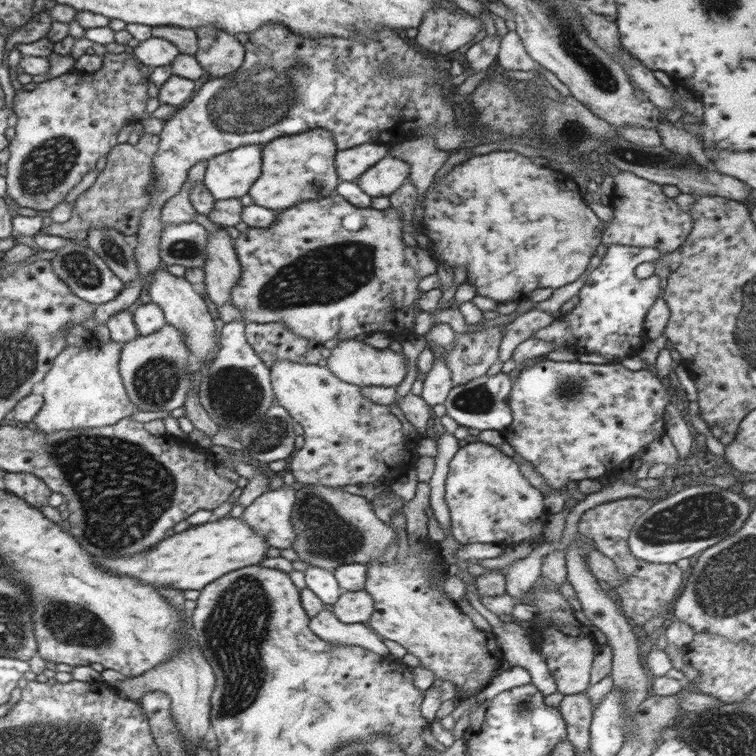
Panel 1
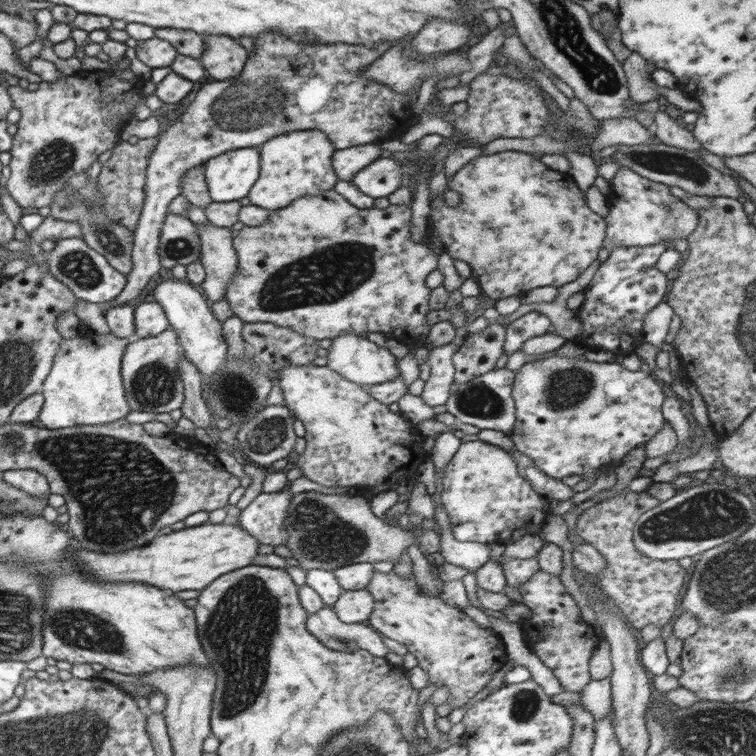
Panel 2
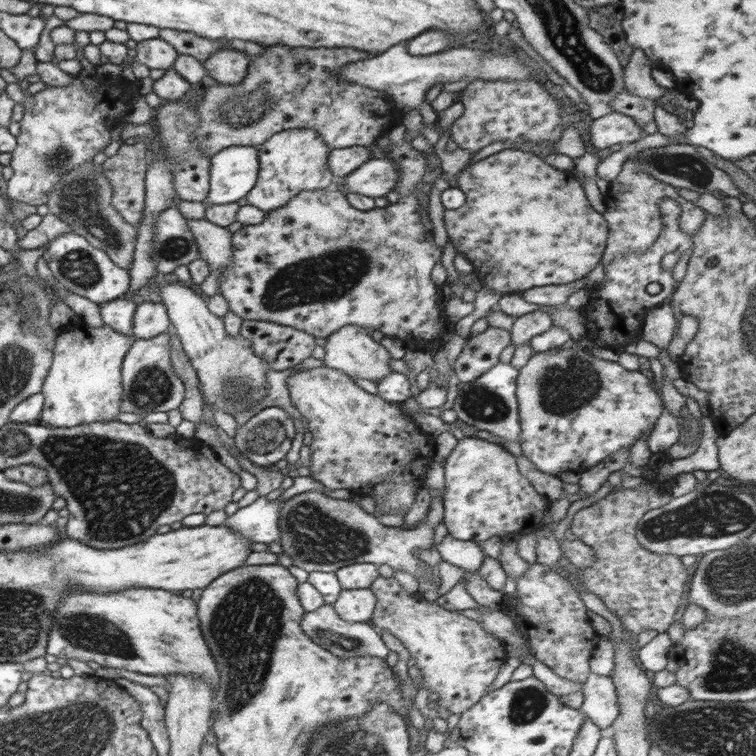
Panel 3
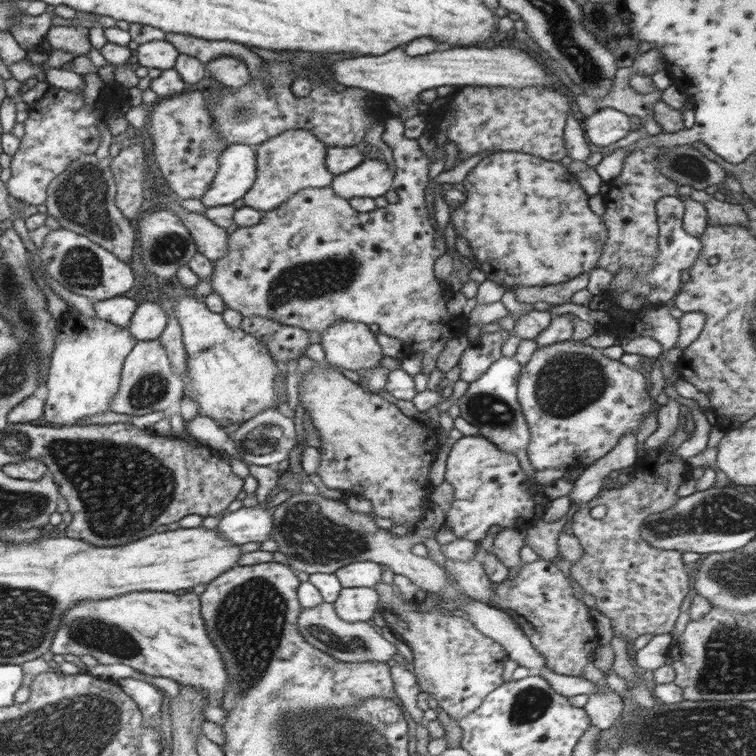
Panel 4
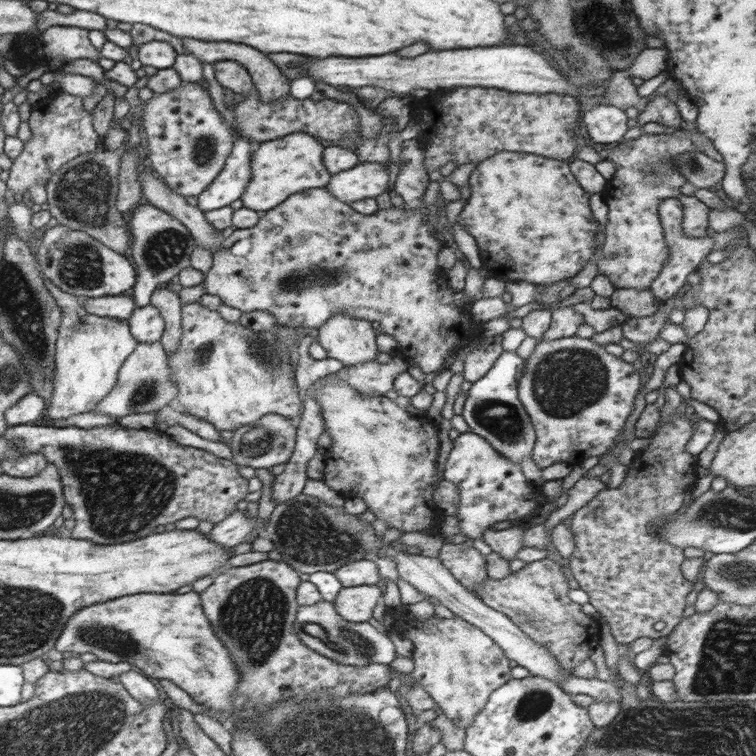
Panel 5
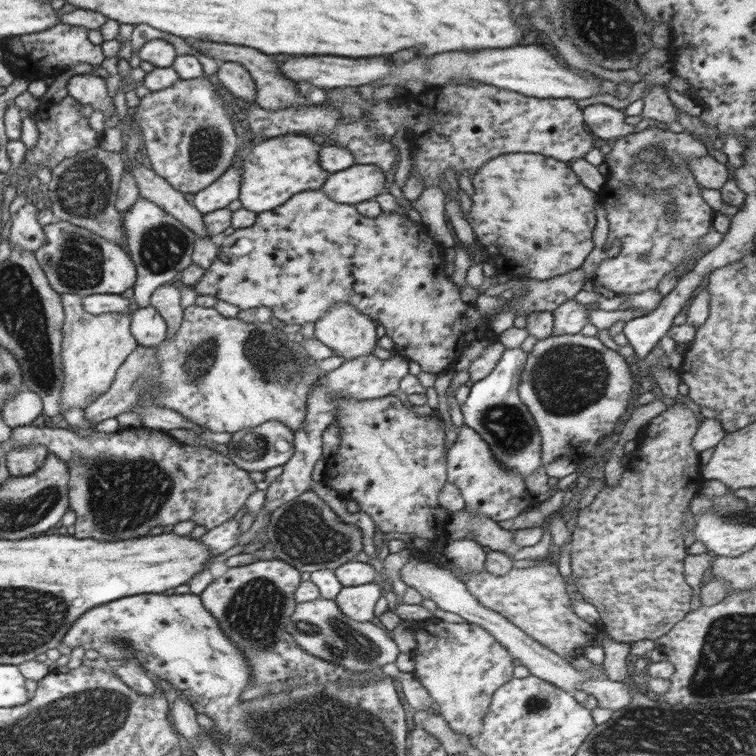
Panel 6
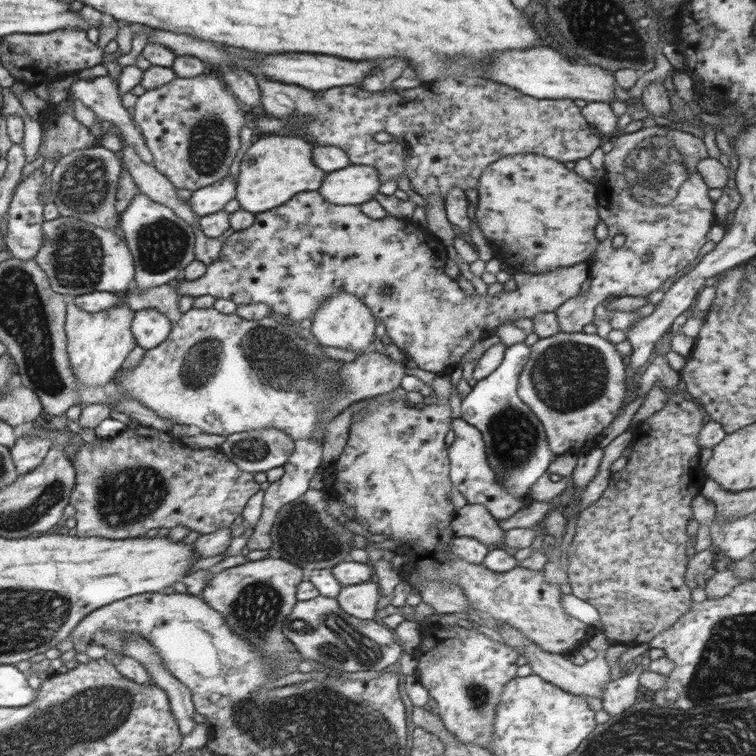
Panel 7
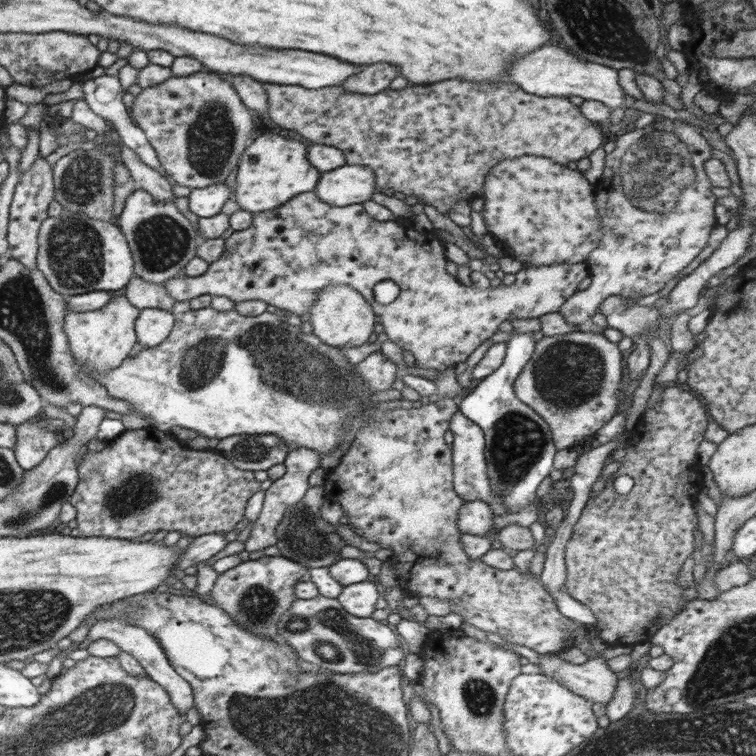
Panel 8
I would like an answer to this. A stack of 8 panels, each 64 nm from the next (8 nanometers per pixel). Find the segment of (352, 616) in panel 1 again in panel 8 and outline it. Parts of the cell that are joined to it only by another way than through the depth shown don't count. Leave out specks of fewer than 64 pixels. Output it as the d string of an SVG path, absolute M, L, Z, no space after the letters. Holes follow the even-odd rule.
M375 579L352 584L342 589L337 599L343 609L357 618L370 618L382 604L382 594Z

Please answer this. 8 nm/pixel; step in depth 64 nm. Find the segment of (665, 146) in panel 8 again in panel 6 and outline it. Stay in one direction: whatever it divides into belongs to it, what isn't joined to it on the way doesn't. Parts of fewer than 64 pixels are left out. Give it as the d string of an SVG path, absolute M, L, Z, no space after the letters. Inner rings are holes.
M657 126L616 139L610 152L605 155L609 174L606 176L608 195L603 204L609 221L609 233L602 250L608 250L614 242L621 240L621 250L617 256L606 258L598 264L593 275L593 291L608 288L619 294L636 294L656 290L658 282L668 272L678 268L682 262L690 260L696 244L712 230L712 218L715 211L701 198L700 183L688 169L688 158L698 158L708 155L708 150L702 141L695 139L690 133L676 134L666 127ZM674 206L674 215L668 216L666 207ZM570 299L553 310L553 319L553 336L579 334L588 323L588 306Z

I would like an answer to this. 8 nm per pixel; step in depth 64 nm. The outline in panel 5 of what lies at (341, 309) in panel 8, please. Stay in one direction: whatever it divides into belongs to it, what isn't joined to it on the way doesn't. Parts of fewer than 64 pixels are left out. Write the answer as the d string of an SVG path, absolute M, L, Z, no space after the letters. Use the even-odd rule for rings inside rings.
M348 313L330 315L326 323L318 327L318 343L330 358L344 365L356 365L376 360L378 346L373 323L357 319Z

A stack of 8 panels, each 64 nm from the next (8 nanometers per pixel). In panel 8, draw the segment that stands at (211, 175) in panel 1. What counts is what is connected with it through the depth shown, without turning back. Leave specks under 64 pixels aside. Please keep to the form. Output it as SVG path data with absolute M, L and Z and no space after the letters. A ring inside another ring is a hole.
M216 183L207 188L192 189L192 193L188 196L189 209L202 218L216 216L224 204L230 200L231 193L226 183Z

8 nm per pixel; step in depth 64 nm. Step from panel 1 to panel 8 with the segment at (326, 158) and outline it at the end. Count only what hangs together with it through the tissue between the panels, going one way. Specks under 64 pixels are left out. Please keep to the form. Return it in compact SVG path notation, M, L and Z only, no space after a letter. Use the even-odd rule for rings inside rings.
M262 134L242 153L236 177L236 202L239 209L257 213L283 206L297 195L314 191L320 172L306 160L308 146L278 134Z

